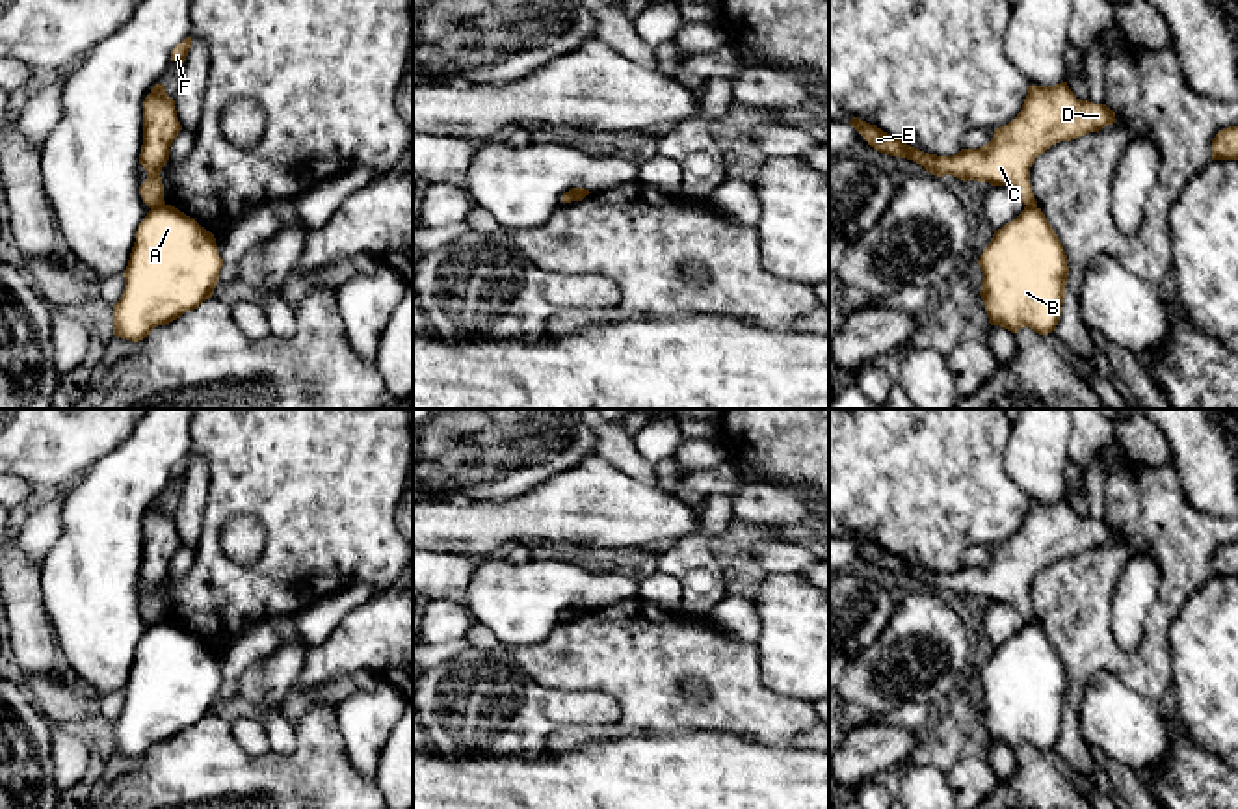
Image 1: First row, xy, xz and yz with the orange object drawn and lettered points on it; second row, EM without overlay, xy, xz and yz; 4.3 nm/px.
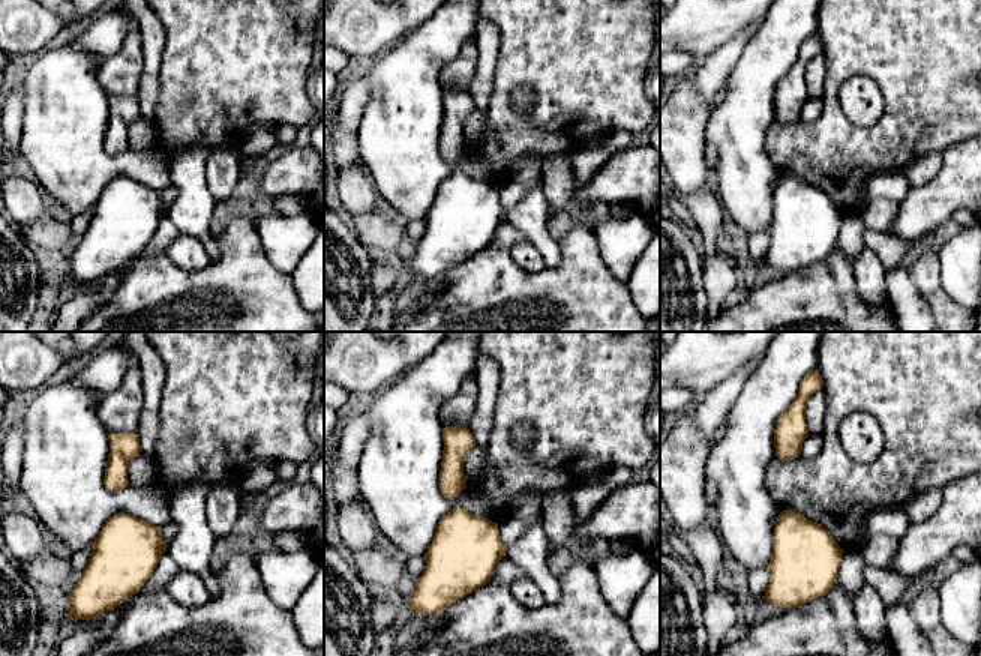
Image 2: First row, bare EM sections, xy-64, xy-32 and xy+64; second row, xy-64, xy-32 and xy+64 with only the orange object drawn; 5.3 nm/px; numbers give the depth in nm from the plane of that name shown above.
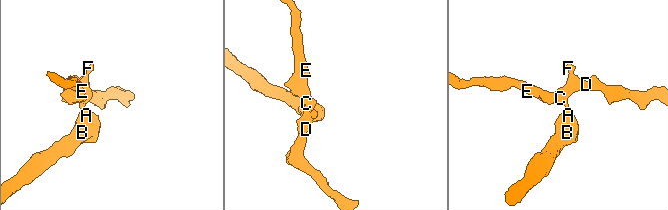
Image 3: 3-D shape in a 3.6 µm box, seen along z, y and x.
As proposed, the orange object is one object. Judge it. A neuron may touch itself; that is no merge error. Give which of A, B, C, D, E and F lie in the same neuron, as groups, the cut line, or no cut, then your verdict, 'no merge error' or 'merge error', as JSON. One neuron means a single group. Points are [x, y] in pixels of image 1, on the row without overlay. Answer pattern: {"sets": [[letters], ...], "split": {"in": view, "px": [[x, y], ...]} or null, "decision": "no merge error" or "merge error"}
{"sets": [["A", "B"], ["C", "D", "E", "F"]], "split": {"in": "xy", "px": [[164, 618], [151, 625]]}, "decision": "merge error"}

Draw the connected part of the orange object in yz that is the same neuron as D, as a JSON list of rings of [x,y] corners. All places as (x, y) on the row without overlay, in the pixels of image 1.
[[[1028,502],[1022,526],[1006,543],[994,547],[980,565],[961,565],[954,573],[937,573],[907,562],[876,541],[853,534],[849,541],[879,569],[907,575],[937,593],[954,591],[991,603],[1013,604],[1026,623],[1037,623],[1030,601],[1030,584],[1039,571],[1060,558],[1099,549],[1115,539],[1106,521],[1080,517],[1067,502]]]

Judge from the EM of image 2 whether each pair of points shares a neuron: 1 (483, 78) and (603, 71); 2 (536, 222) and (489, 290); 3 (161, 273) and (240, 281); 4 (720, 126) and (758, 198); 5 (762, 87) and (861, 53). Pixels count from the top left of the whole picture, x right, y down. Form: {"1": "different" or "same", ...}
{"1": "different", "2": "different", "3": "same", "4": "same", "5": "different"}

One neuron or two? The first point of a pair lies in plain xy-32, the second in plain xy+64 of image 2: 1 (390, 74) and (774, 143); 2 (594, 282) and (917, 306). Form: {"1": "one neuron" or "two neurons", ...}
{"1": "two neurons", "2": "two neurons"}

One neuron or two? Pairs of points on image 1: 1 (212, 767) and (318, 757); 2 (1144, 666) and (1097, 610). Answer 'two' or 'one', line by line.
1: one
2: one

